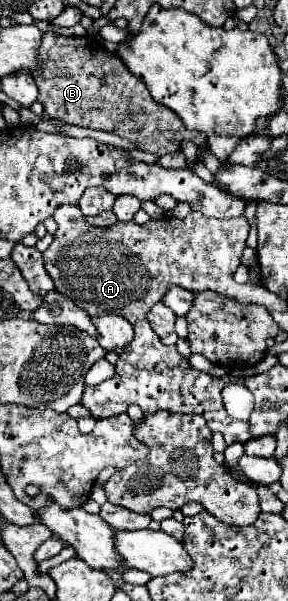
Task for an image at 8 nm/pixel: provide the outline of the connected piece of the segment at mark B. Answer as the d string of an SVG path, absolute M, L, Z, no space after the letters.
M45 33L39 55L41 69L37 69L33 75L39 87L39 103L51 119L115 133L135 141L141 151L155 155L179 151L183 139L191 139L195 145L205 143L205 133L187 131L183 121L173 115L173 111L153 101L147 87L129 73L119 55L105 51L97 39Z

